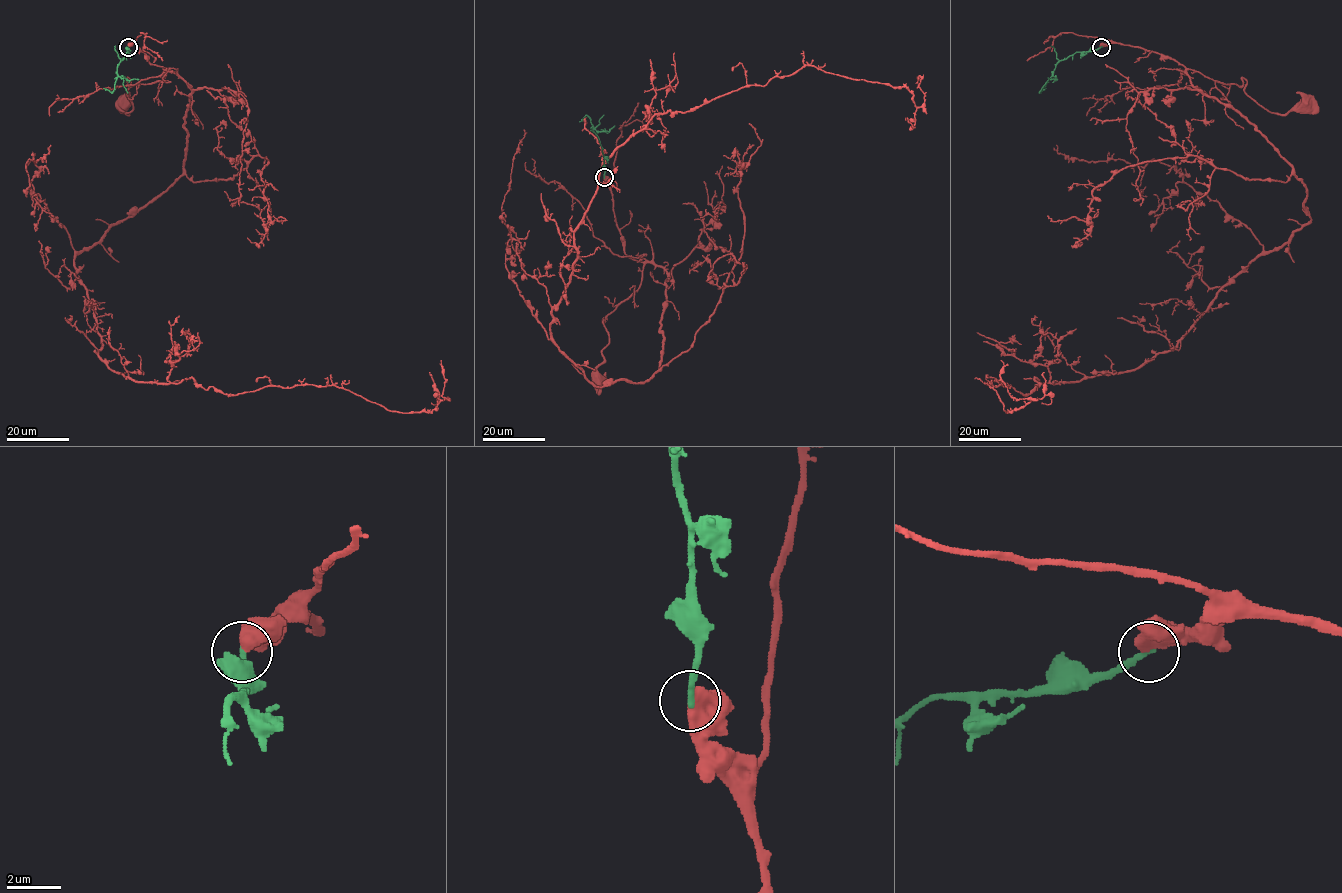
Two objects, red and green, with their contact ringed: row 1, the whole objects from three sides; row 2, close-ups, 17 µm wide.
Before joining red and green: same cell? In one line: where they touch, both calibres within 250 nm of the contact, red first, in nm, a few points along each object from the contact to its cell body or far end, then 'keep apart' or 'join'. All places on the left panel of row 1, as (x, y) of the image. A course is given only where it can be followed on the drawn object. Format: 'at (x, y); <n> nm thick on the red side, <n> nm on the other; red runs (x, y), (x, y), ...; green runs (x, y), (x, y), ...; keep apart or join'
at (128, 47); 600 nm thick on the red side, 240 nm on the other; red runs (128, 46), (136, 43), (153, 64), (168, 69), (161, 80), (129, 87), (128, 114), (122, 104); green runs (128, 46), (117, 66), (115, 89), (110, 92), (103, 88); join

